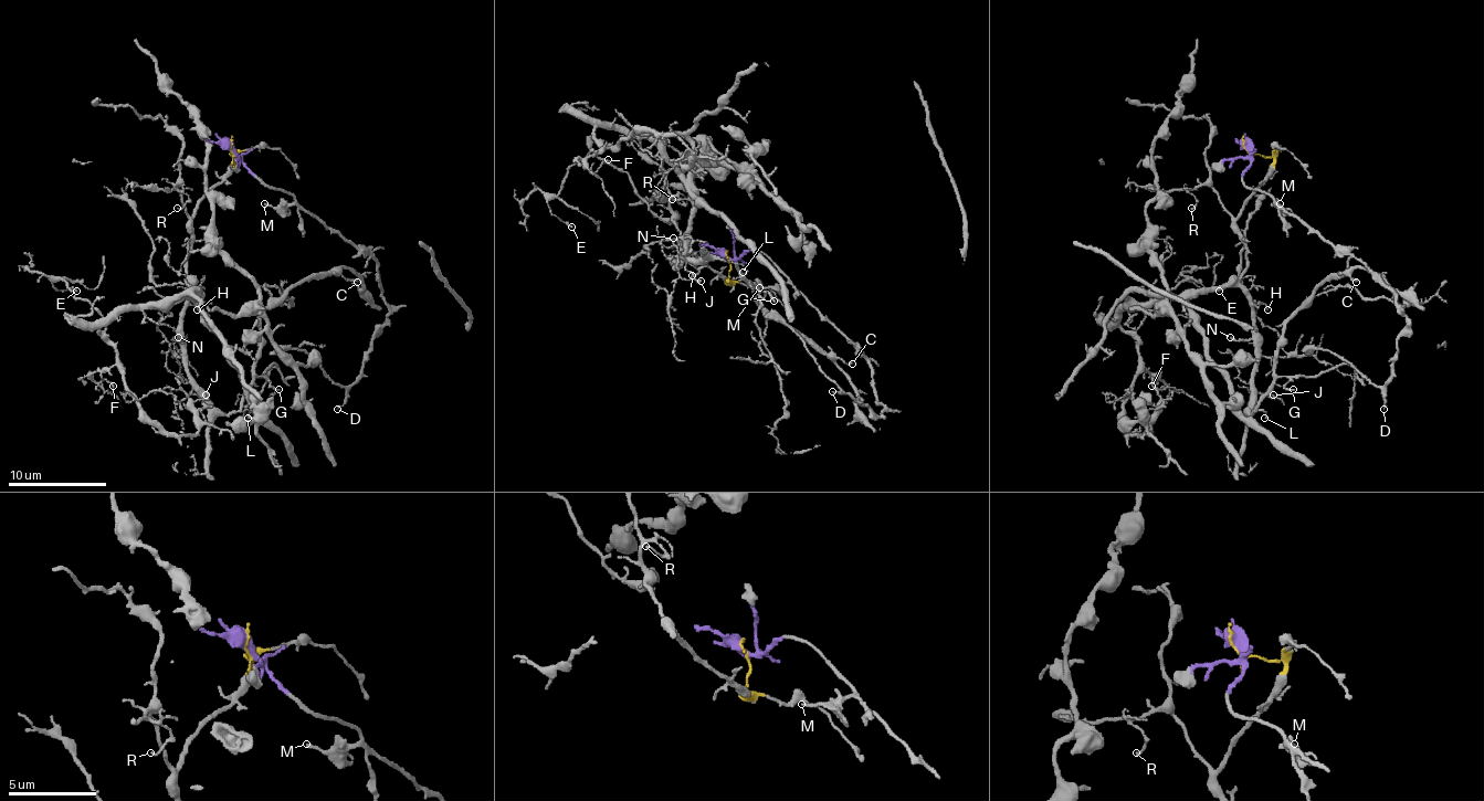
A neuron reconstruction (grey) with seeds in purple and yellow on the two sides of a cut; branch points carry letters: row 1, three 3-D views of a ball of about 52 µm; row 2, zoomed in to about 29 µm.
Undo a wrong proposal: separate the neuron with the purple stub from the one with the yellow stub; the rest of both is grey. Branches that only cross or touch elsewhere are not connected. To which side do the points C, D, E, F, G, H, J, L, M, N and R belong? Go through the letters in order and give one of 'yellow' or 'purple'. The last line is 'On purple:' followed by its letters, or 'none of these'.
C: yellow
D: purple
E: yellow
F: yellow
G: yellow
H: yellow
J: yellow
L: yellow
M: purple
N: yellow
R: yellow
On purple: D, M

